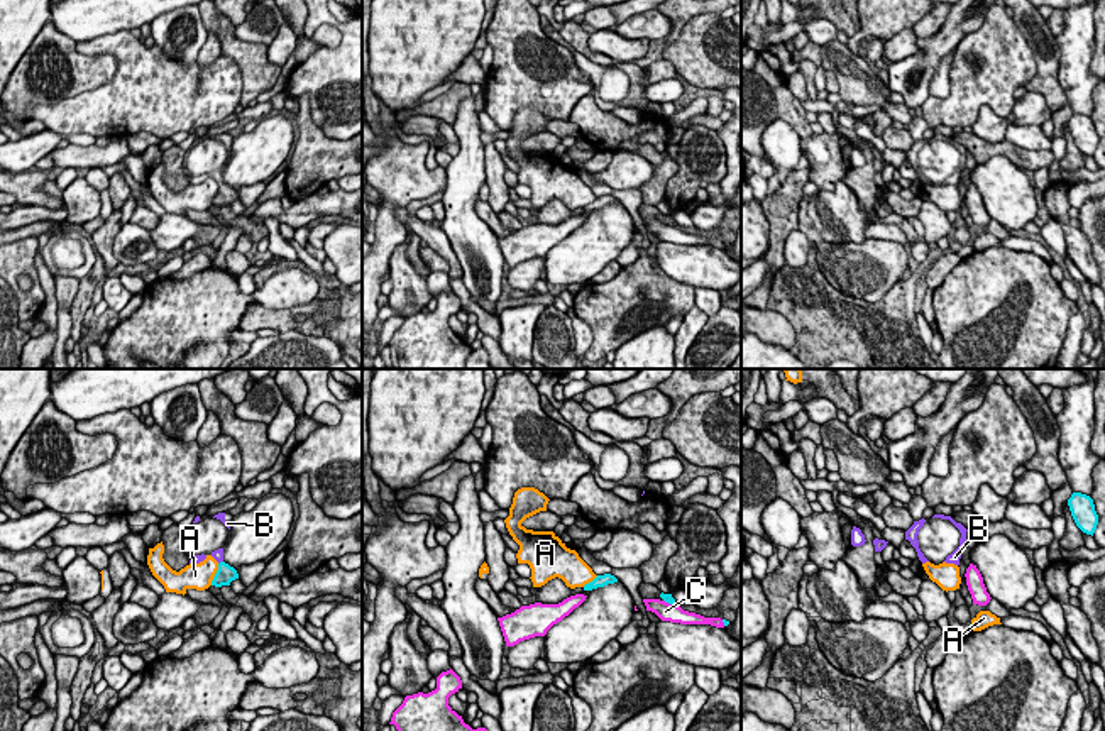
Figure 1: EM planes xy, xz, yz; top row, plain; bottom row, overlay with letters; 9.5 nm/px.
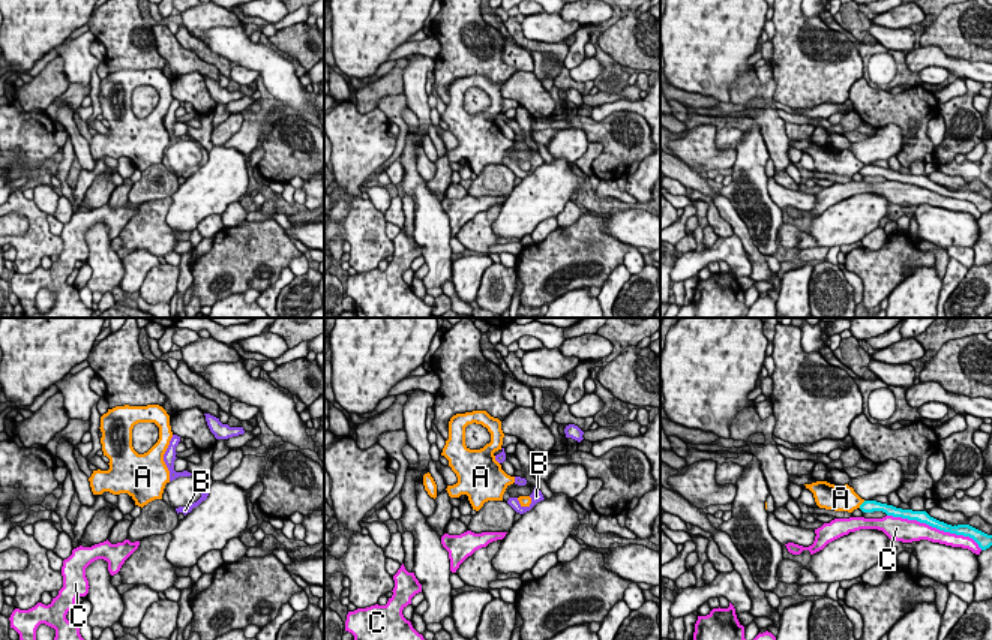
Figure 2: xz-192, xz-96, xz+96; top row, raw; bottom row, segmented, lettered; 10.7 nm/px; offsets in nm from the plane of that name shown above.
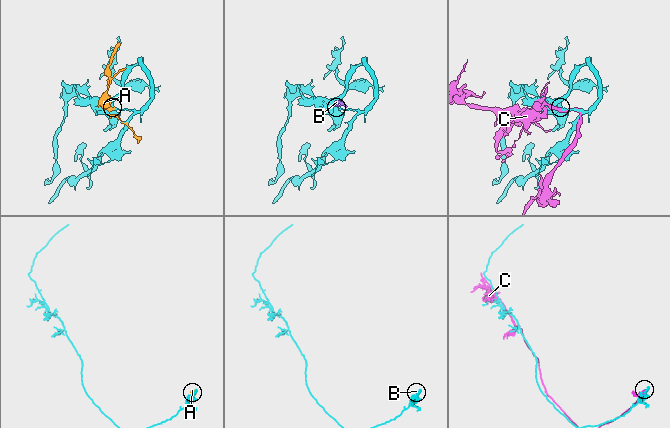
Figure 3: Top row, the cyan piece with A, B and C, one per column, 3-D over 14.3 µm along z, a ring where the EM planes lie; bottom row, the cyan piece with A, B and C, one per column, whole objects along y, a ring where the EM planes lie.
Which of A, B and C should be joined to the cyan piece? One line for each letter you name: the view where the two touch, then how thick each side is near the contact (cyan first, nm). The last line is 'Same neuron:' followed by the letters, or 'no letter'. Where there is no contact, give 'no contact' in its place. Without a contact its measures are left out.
B: meets cyan in xy; 180 nm thick on the cyan side, 100 nm on the other
Same neuron: B

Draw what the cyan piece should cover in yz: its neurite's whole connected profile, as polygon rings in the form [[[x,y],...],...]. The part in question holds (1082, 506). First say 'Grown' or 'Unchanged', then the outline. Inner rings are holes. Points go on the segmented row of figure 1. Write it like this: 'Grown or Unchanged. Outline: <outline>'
Unchanged. Outline: [[[1073,492],[1071,497],[1068,499],[1068,506],[1076,526],[1083,533],[1093,536],[1098,525],[1098,514],[1095,511],[1093,499],[1086,494]]]

